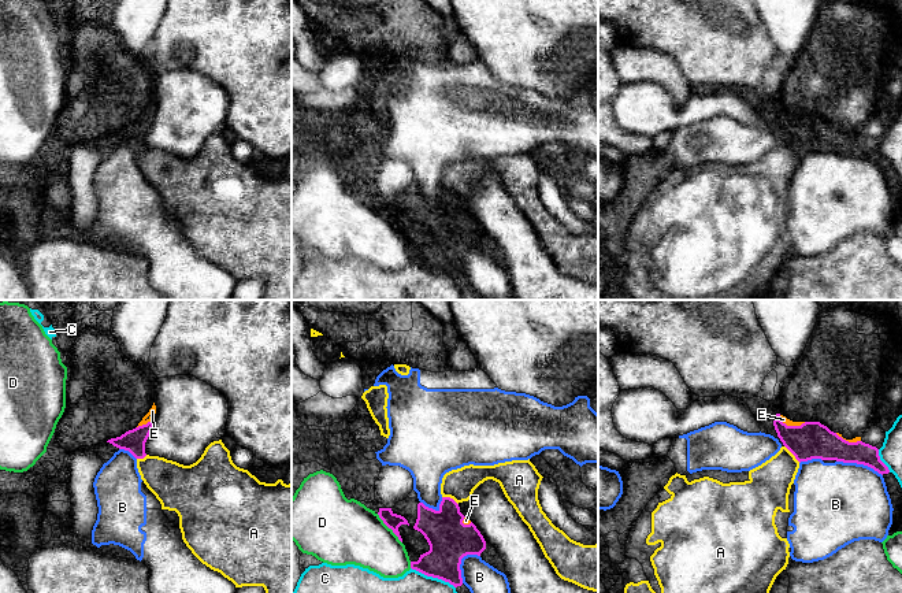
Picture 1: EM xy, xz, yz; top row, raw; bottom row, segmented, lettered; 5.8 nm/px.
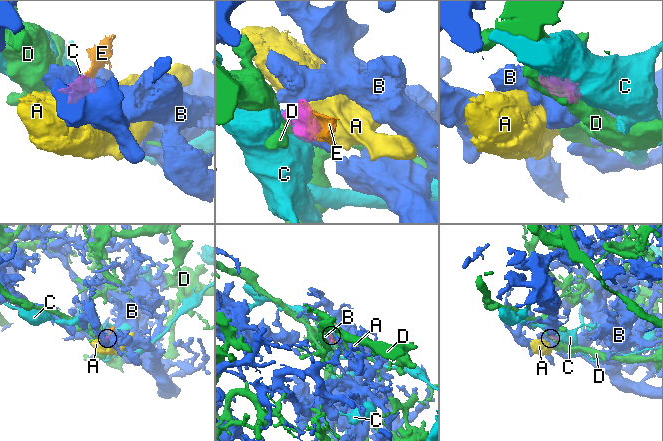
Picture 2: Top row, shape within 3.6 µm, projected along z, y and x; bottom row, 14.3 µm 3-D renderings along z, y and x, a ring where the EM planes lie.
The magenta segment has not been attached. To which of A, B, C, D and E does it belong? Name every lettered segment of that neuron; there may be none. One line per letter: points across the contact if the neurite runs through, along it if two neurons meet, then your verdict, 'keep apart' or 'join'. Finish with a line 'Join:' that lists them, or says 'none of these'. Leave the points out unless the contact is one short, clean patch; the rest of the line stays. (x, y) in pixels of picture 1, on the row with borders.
A: border along yz (784, 445), (800, 462); keep apart
B: keep apart
C: border along xz (411, 567), (448, 581), (455, 588); keep apart
D: border along xz (377, 514), (401, 543); keep apart
E: join
Join: E

